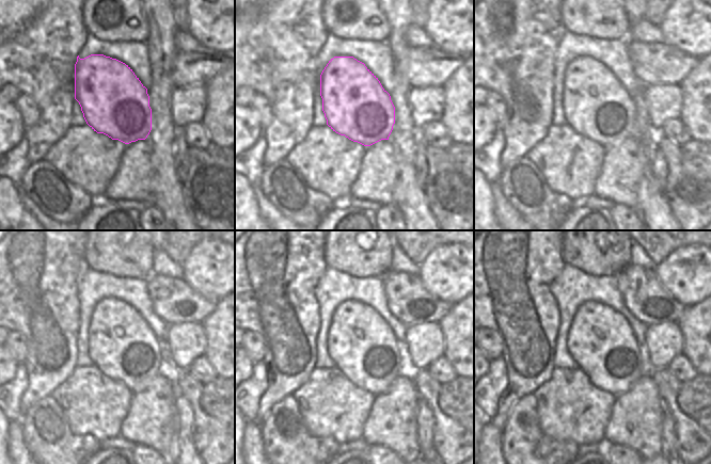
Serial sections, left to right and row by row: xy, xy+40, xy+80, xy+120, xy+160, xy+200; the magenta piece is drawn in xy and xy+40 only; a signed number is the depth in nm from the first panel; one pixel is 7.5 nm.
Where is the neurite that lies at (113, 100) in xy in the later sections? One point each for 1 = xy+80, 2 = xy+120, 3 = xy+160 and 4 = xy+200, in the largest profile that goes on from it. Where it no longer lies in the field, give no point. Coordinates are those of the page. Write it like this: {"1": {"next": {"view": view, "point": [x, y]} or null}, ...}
{"1": {"next": {"view": "xy+80", "point": [596, 105]}}, "2": {"next": {"view": "xy+120", "point": [121, 345]}}, "3": {"next": {"view": "xy+160", "point": [361, 344]}}, "4": {"next": {"view": "xy+200", "point": [600, 339]}}}

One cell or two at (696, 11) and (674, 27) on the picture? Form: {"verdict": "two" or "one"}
{"verdict": "one"}

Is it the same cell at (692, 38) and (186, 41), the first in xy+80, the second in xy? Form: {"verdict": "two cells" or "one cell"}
{"verdict": "two cells"}

